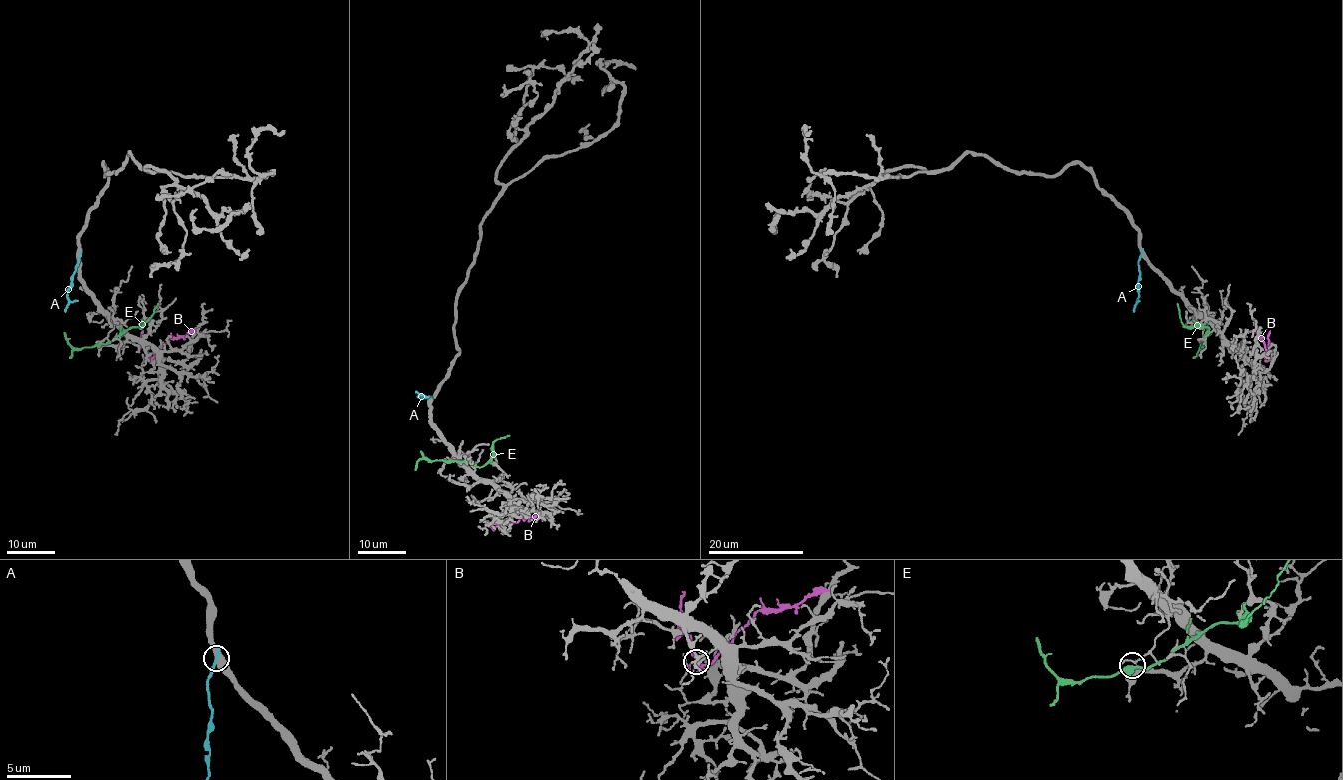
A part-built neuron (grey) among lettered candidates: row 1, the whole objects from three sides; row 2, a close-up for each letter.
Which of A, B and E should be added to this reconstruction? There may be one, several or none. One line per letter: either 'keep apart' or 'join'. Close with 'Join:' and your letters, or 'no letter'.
A: keep apart
B: keep apart
E: keep apart
Join: no letter

